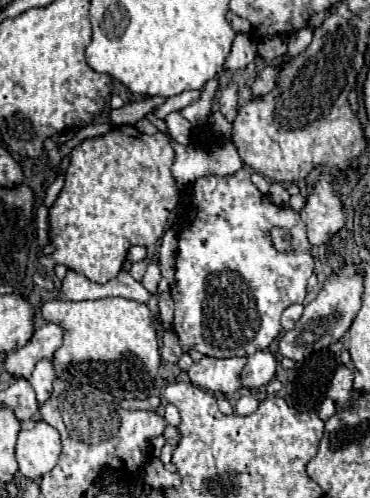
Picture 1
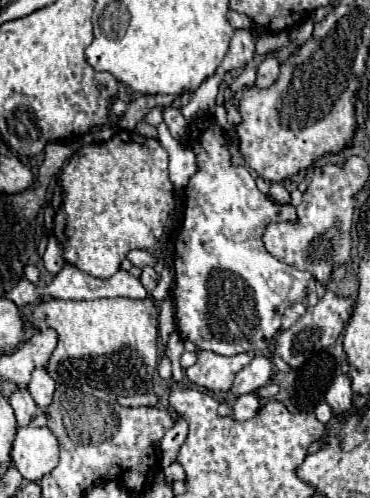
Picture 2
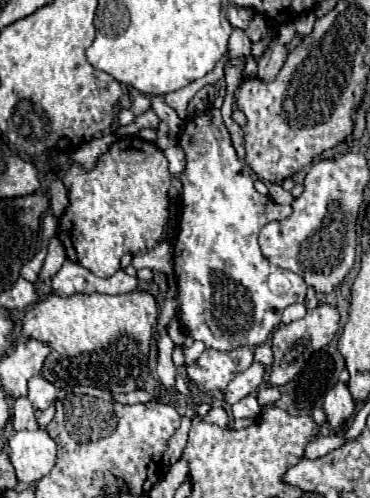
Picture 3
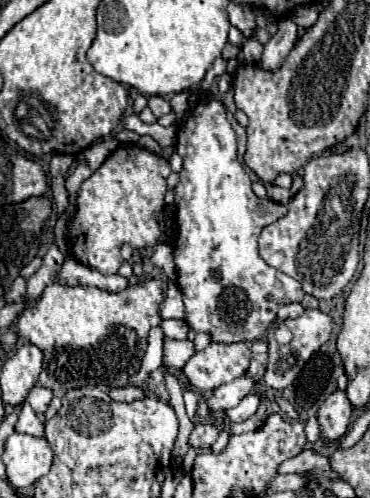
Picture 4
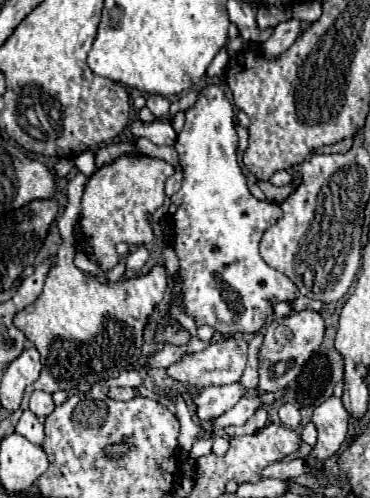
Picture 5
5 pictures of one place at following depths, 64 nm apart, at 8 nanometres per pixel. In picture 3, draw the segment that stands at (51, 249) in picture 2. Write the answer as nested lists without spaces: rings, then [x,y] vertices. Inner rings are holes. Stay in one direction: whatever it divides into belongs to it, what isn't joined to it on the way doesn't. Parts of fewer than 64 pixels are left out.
[[[54,236],[50,238],[50,244],[48,244],[48,254],[46,254],[46,260],[44,260],[44,266],[42,266],[42,272],[36,280],[36,286],[42,284],[46,278],[52,278],[64,264],[66,260],[66,252],[64,252],[64,246],[60,244],[60,240]]]

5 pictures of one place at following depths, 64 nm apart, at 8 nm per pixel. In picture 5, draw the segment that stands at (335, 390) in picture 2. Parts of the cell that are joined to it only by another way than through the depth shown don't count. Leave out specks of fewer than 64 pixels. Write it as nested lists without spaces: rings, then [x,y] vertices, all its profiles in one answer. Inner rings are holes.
[[[338,396],[328,398],[314,410],[312,422],[316,424],[318,430],[318,442],[312,450],[314,458],[326,460],[328,456],[334,456],[340,450],[342,442],[346,440],[348,418],[350,414],[346,412],[342,398]]]

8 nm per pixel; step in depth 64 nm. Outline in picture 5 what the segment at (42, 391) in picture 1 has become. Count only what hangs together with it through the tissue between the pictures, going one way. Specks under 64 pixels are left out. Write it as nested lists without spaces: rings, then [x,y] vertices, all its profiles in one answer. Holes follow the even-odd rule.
[[[34,390],[32,396],[30,396],[30,410],[32,410],[38,418],[46,418],[46,416],[50,416],[52,410],[54,410],[52,396],[50,396],[48,392]]]

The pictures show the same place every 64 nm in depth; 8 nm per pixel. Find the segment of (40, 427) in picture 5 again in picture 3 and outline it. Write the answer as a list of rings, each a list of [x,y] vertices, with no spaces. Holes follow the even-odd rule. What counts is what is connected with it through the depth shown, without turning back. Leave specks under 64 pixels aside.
[[[20,396],[20,398],[14,400],[12,424],[14,424],[14,430],[32,430],[32,428],[38,428],[36,414],[34,414],[34,408],[32,408],[28,396]]]

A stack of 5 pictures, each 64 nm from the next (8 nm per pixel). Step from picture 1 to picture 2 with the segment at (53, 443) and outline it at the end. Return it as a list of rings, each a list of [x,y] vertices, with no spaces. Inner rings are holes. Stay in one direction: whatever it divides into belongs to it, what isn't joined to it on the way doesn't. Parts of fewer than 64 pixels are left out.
[[[46,426],[18,428],[12,446],[12,462],[26,480],[38,482],[44,474],[52,472],[58,464],[56,436]]]

